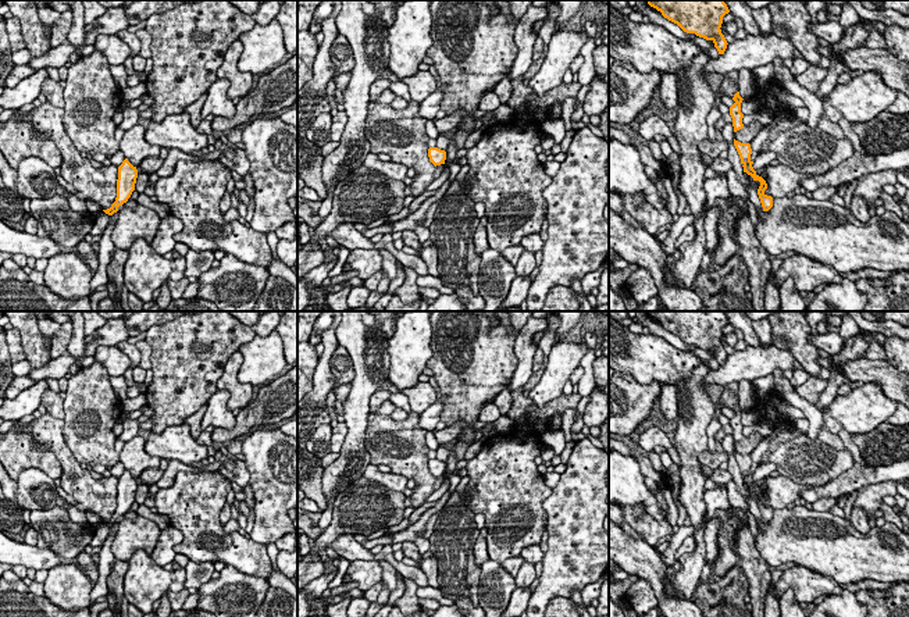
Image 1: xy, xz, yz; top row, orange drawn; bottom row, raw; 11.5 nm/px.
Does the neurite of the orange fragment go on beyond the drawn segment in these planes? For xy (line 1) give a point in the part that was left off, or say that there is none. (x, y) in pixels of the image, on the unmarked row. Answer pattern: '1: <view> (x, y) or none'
1: none

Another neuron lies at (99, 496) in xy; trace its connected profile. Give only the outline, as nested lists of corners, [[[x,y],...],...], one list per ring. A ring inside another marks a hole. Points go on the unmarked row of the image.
[[[46,413],[28,422],[36,447],[49,449],[61,463],[61,488],[75,500],[78,510],[95,513],[100,521],[107,521],[117,509],[118,478],[103,477],[95,479],[81,467],[63,436],[64,420]]]

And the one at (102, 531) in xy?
[[[100,521],[96,527],[95,536],[93,536],[93,539],[89,545],[92,548],[103,546],[103,543],[106,542],[106,538],[108,536],[110,531],[111,531],[111,528]]]

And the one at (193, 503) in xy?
[[[179,471],[171,488],[158,489],[154,496],[157,514],[165,514],[170,525],[179,529],[183,539],[174,548],[175,553],[185,554],[190,561],[222,561],[247,575],[270,578],[272,566],[267,553],[267,545],[247,539],[238,531],[227,534],[220,521],[221,510],[231,493],[231,481],[220,471],[213,472],[185,472]]]

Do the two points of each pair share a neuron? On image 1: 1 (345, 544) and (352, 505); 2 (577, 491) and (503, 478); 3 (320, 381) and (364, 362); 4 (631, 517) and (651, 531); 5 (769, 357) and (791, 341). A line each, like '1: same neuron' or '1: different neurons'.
1: different neurons
2: different neurons
3: different neurons
4: same neuron
5: different neurons

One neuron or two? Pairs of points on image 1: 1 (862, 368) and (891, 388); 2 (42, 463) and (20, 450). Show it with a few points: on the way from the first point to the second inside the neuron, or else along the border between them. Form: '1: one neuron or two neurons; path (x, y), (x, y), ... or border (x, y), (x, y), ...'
1: one neuron; path (869, 371), (874, 371), (884, 381)
2: one neuron; path (36, 457), (25, 455)

